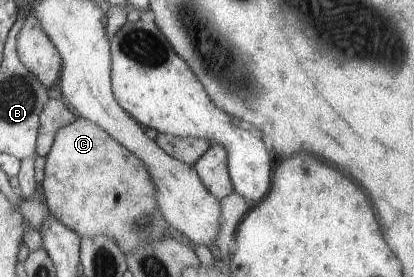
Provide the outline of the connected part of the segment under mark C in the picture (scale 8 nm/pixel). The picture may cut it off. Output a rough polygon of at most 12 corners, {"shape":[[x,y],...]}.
{"shape":[[91,121],[55,133],[40,186],[125,256],[174,235],[146,166]]}

